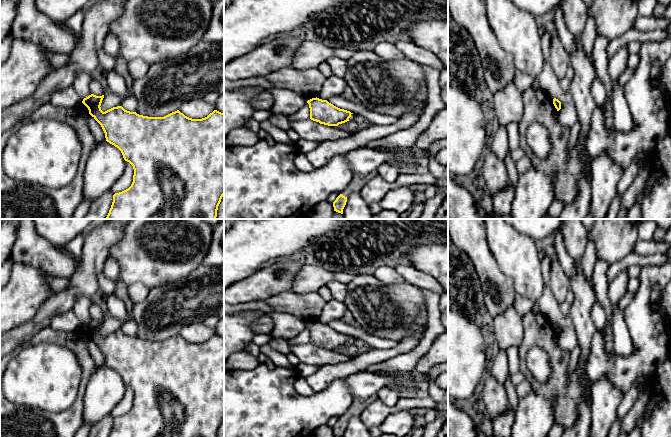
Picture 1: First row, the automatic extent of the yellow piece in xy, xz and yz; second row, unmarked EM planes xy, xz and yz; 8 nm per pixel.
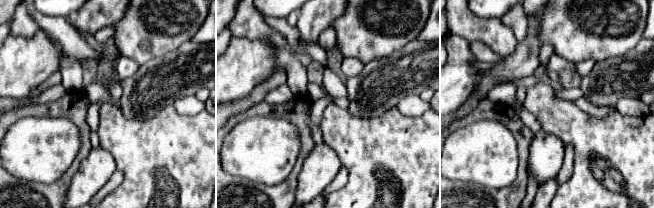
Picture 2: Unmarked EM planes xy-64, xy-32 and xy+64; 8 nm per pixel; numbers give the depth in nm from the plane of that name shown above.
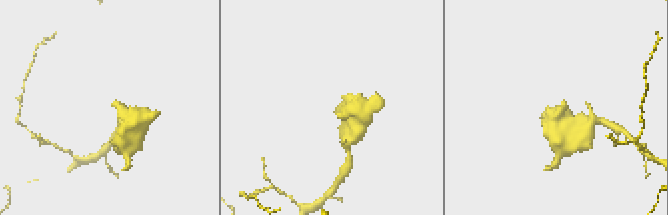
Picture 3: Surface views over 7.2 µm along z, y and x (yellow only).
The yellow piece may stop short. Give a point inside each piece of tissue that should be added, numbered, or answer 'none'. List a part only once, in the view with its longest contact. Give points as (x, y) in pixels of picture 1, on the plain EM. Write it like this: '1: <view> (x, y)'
1: xz (356, 408)

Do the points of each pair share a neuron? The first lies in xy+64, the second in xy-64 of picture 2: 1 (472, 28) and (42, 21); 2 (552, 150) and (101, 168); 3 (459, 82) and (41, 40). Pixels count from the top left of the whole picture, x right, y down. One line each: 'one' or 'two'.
1: two
2: one
3: one

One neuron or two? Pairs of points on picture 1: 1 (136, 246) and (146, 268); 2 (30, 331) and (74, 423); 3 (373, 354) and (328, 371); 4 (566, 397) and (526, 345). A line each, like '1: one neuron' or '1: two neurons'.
1: one neuron
2: two neurons
3: one neuron
4: one neuron

